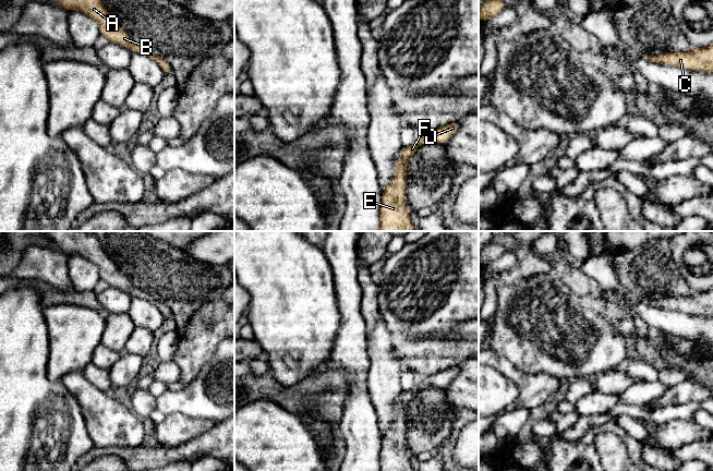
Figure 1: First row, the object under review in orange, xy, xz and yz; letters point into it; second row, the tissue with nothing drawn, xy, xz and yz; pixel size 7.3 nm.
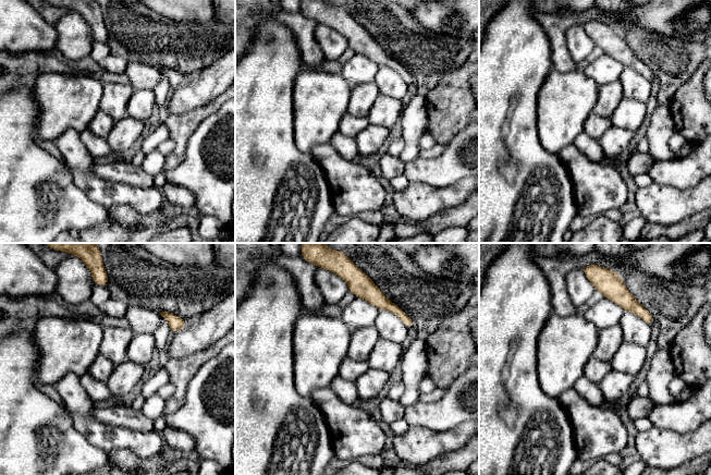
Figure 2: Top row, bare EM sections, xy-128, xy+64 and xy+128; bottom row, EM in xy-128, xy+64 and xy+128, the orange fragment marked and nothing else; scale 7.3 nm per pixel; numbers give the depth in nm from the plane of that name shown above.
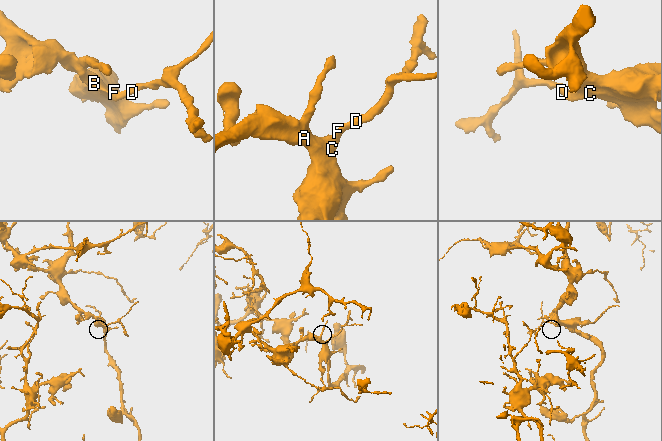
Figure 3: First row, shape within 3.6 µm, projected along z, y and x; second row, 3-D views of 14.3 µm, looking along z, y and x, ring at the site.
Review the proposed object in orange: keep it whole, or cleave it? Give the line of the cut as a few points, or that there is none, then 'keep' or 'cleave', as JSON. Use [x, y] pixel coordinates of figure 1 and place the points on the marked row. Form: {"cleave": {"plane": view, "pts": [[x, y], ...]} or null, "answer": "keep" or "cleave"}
{"cleave": null, "answer": "keep"}

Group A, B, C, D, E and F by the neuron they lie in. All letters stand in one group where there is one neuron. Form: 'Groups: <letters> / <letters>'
Groups: A B C D E F

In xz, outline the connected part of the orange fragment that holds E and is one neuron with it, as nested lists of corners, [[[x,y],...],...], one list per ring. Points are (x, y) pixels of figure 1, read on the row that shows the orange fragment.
[[[452,122],[432,132],[420,134],[414,144],[402,149],[396,162],[392,180],[382,193],[377,231],[415,231],[406,201],[408,182],[406,166],[422,144],[428,142],[445,144],[454,136],[459,126],[458,122]]]

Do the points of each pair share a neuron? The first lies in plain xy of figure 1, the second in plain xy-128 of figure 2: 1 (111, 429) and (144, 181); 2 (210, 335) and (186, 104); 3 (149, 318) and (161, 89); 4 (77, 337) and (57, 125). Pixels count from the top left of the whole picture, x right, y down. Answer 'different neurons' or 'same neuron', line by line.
1: different neurons
2: different neurons
3: different neurons
4: same neuron

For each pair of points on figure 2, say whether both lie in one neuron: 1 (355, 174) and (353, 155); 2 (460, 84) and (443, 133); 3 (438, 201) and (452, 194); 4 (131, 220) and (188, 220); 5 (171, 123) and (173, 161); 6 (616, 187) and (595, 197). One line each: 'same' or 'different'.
1: different
2: same
3: same
4: same
5: same
6: same

